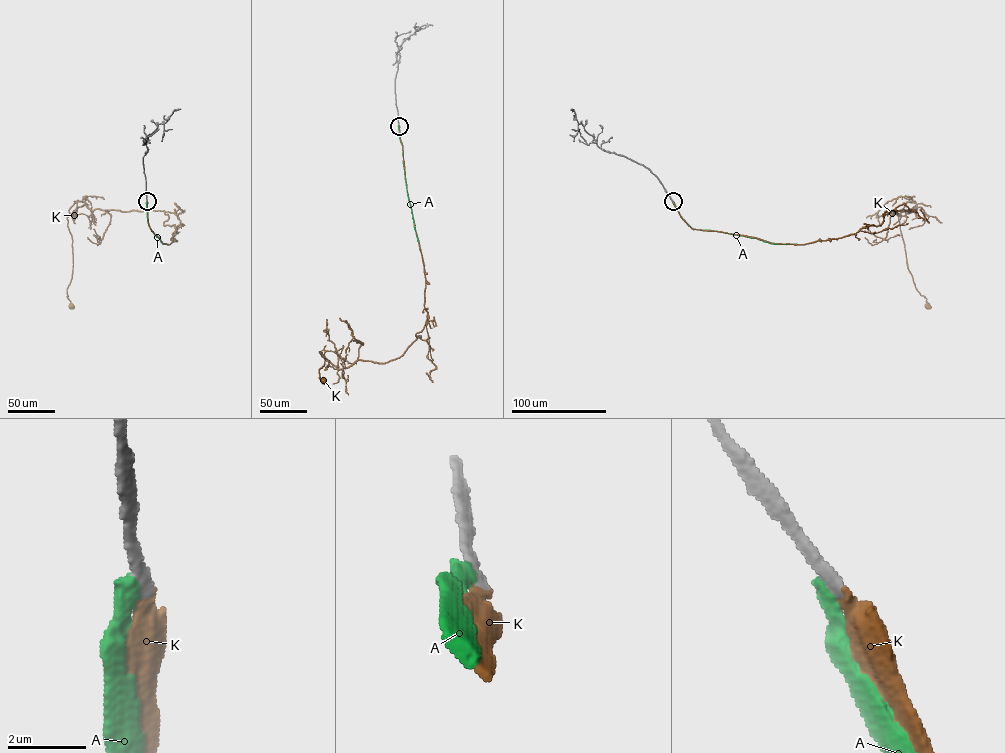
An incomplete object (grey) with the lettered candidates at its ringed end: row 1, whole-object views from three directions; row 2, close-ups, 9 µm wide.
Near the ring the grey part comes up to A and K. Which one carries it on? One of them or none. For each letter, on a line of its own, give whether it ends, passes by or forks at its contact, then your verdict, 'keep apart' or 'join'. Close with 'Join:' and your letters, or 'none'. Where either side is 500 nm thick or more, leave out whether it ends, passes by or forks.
A: it ends | keep apart
K: it ends | join
Join: K

